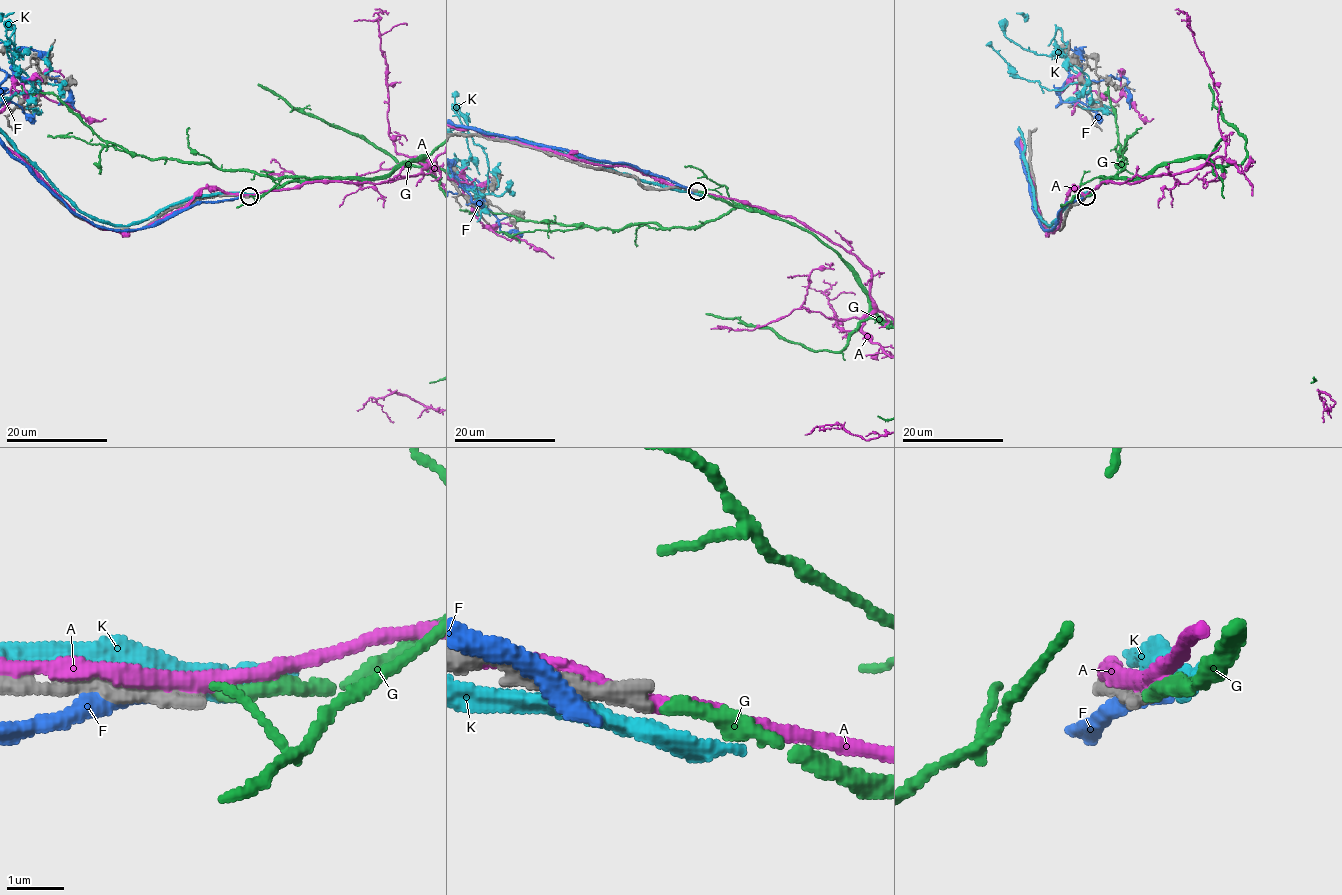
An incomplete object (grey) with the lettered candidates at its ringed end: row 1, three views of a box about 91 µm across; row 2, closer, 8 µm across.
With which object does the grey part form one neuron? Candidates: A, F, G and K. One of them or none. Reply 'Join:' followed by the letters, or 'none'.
Join: G

